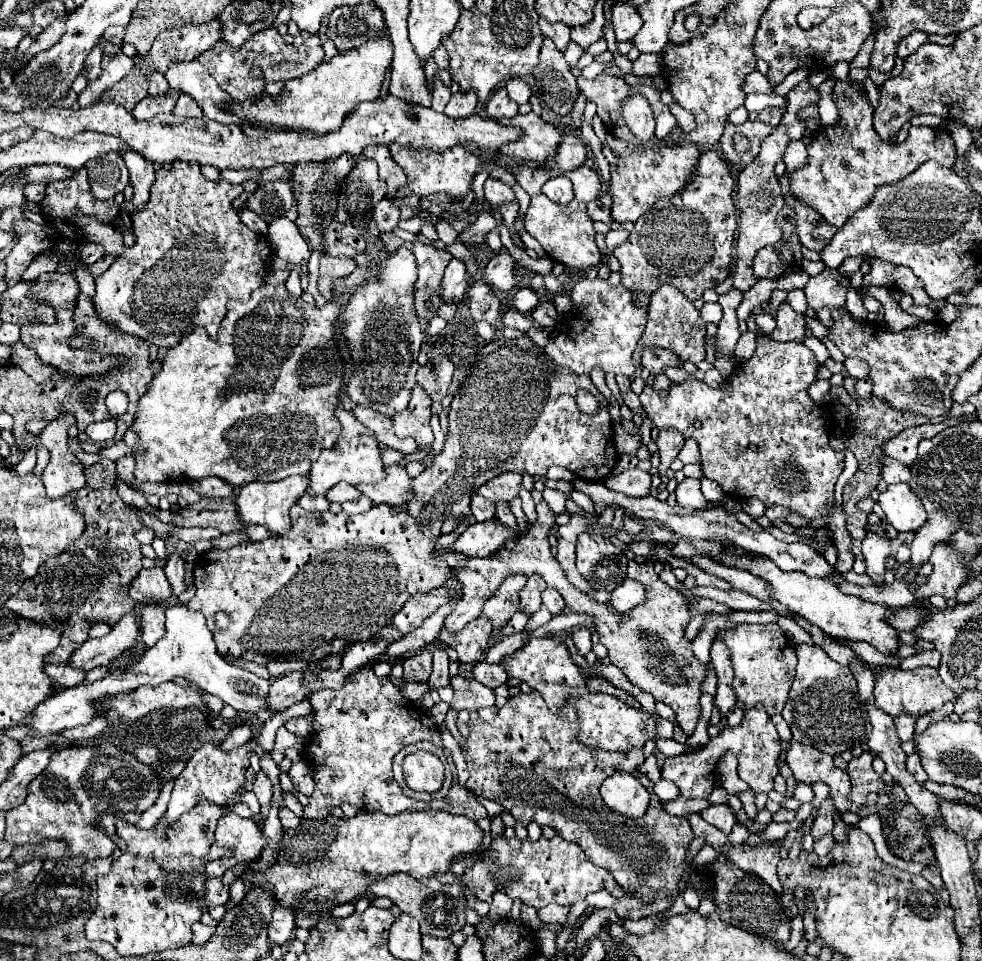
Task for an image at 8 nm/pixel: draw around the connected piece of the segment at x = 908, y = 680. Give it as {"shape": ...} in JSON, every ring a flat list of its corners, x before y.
{"shape":[[886,668,884,674,876,680,874,688,876,708,884,710,890,716,910,714,910,716,922,716,926,712,938,710,944,702,954,700,954,694,942,684,936,668,914,668,914,670,898,670,898,668]]}

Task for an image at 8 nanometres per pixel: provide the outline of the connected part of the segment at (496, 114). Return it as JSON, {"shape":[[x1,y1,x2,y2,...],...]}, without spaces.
{"shape":[[498,88,486,104,490,118,514,118,518,114,518,104,508,96,506,88]]}

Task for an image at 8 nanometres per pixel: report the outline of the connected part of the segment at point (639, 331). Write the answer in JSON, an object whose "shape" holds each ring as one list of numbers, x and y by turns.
{"shape":[[586,276,580,278,568,294,574,310,560,320,558,332,544,348,544,354,554,366,568,368,574,374,590,374,594,368,602,368,604,372,630,376,634,372,632,352,644,334,648,316,646,308,638,306,636,294,622,284,612,286,604,278,588,280]]}

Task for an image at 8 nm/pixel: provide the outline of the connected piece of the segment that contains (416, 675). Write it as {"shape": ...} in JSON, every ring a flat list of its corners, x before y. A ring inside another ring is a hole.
{"shape":[[426,648,426,650,418,652,416,656,402,660,402,666,404,666,404,680,428,682,428,676,432,672,432,652]]}

